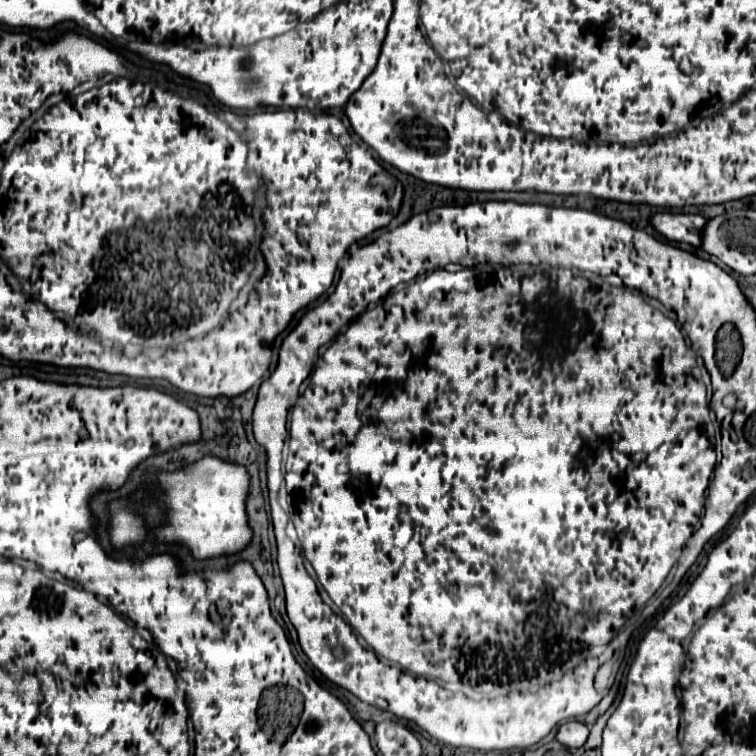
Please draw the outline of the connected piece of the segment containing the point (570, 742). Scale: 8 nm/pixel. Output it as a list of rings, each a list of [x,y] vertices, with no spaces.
[[[573,720],[573,722],[565,722],[563,726],[559,726],[555,740],[561,742],[563,746],[579,748],[579,746],[585,744],[587,736],[589,736],[589,728],[585,724],[581,724],[581,722]]]

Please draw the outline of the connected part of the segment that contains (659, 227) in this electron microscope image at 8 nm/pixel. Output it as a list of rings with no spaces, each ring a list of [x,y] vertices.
[[[657,212],[651,216],[649,222],[661,236],[675,242],[691,244],[691,246],[699,246],[701,226],[705,226],[705,218],[701,214]]]

